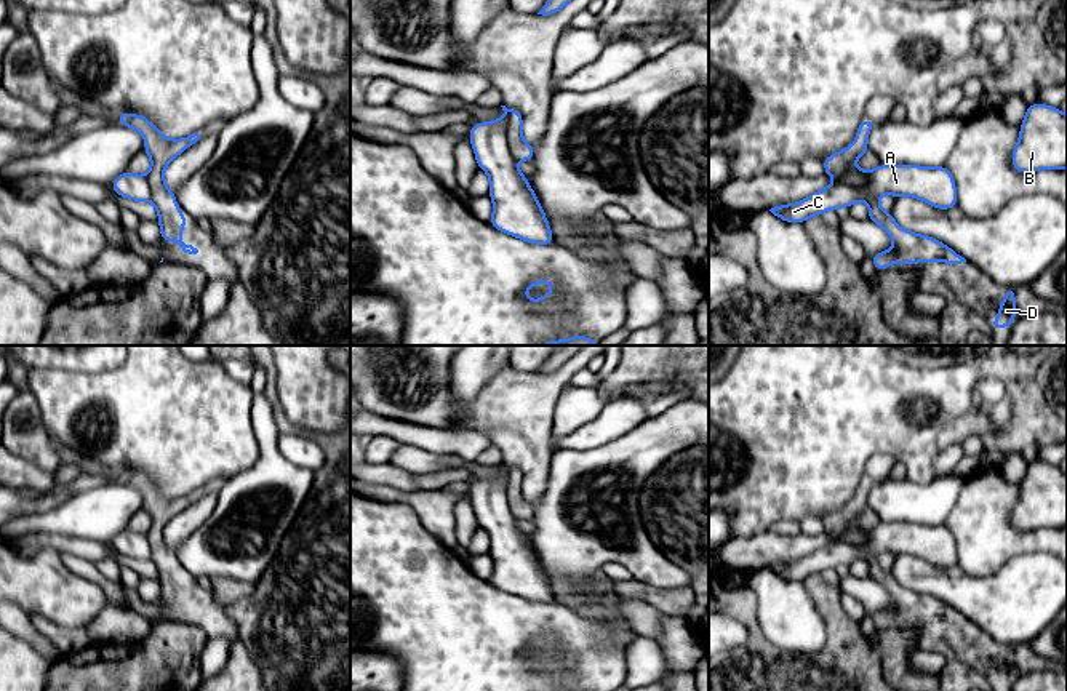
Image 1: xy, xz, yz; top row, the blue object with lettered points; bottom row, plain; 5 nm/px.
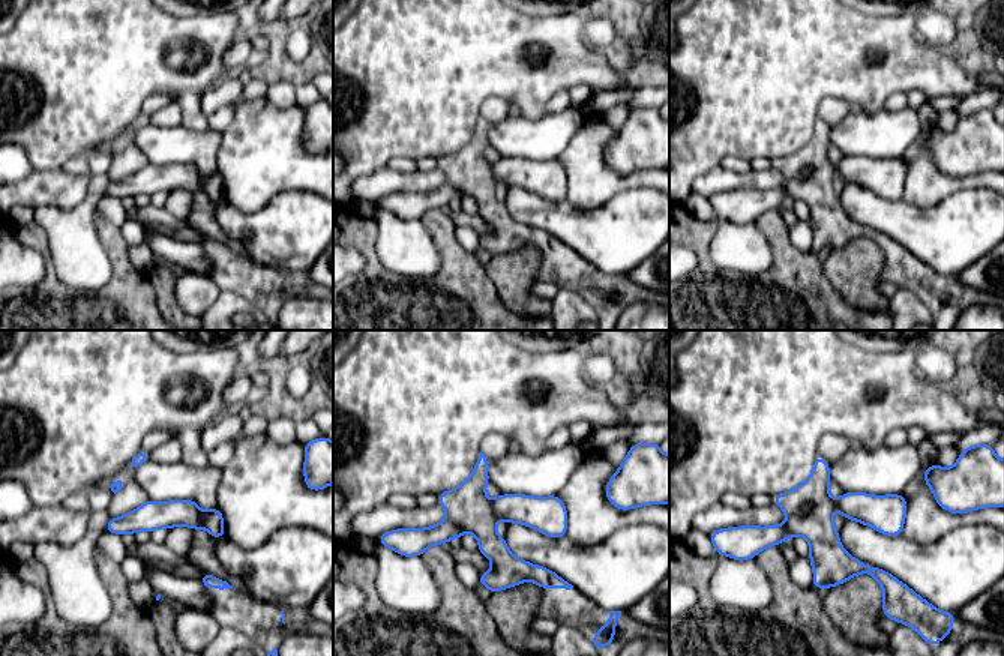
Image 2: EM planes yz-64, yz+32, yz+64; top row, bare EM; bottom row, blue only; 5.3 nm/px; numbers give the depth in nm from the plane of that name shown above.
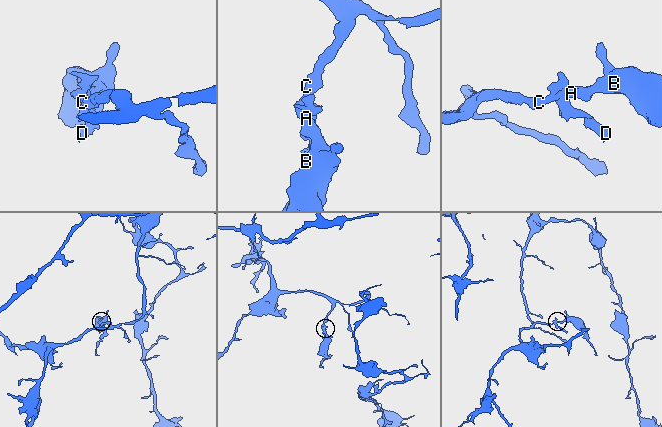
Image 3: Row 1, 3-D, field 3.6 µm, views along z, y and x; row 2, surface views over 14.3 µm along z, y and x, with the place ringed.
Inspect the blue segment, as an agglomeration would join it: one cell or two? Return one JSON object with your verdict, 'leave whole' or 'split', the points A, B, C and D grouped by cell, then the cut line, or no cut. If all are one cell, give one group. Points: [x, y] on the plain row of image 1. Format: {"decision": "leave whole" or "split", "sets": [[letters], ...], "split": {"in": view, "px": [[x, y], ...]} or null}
{"decision": "split", "sets": [["A", "B", "C"], ["D"]], "split": {"in": "xz", "px": [[511, 467], [507, 507], [517, 519]]}}

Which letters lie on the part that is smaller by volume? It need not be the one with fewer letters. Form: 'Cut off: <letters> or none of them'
Cut off: D

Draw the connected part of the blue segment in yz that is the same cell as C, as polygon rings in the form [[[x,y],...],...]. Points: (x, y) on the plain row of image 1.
[[[880,523],[869,537],[857,544],[830,542],[806,558],[792,563],[777,563],[769,569],[785,581],[806,581],[827,568],[848,566],[854,560],[889,552],[909,553],[941,568],[957,565],[955,537],[945,523],[926,526],[917,523]]]

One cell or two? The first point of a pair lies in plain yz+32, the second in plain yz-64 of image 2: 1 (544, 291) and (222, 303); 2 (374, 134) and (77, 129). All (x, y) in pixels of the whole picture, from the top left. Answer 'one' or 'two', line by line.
1: two
2: one

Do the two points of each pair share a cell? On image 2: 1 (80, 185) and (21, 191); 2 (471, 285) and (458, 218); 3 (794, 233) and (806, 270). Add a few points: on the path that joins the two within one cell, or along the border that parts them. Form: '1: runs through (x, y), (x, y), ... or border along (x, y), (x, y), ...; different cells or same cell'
1: runs through (65, 188), (36, 191); same cell
2: border along (447, 216), (455, 225); different cells
3: border along (787, 227), (790, 242), (796, 248), (809, 252); different cells

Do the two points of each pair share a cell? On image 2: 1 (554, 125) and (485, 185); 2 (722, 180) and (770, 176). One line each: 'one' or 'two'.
1: two
2: one

